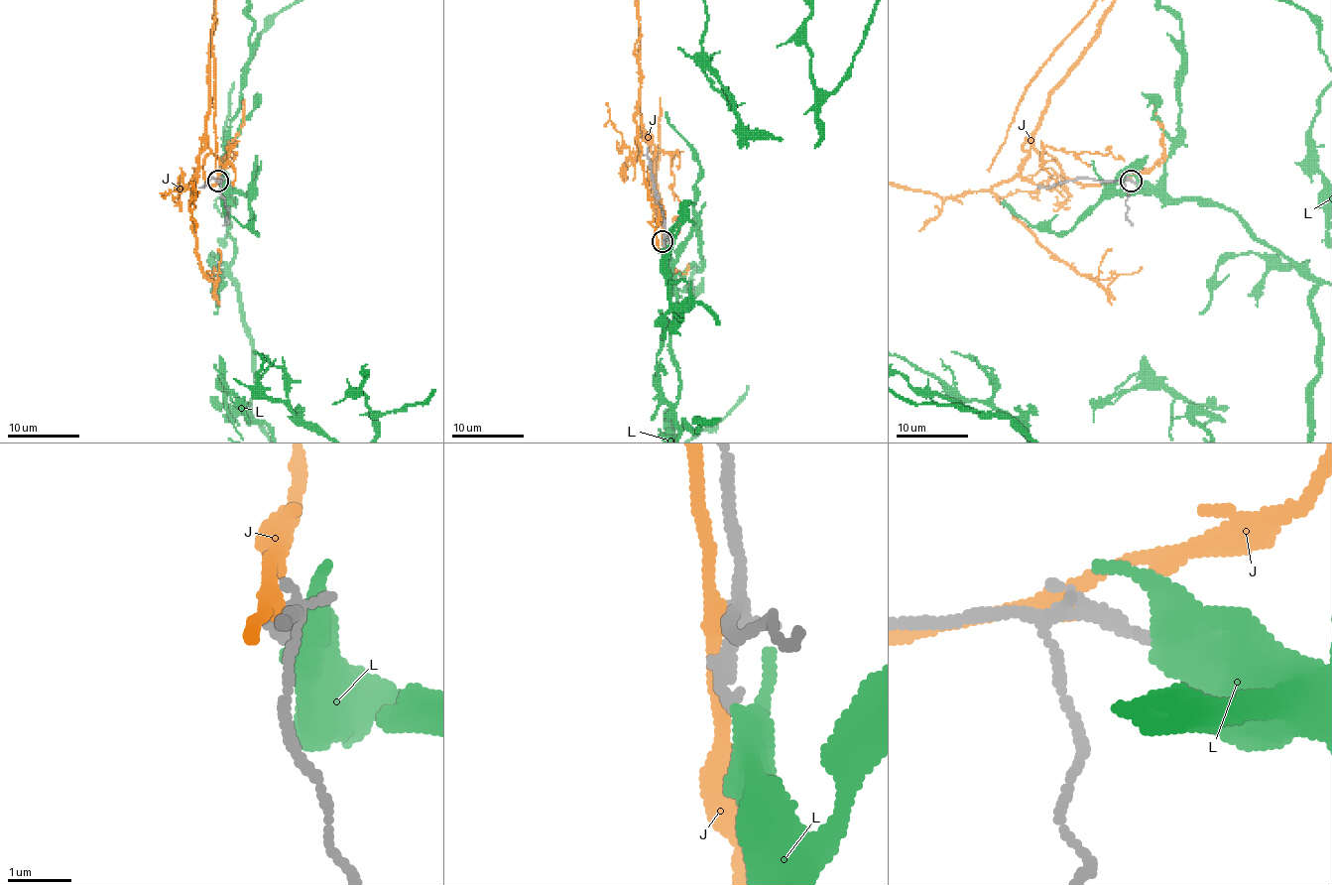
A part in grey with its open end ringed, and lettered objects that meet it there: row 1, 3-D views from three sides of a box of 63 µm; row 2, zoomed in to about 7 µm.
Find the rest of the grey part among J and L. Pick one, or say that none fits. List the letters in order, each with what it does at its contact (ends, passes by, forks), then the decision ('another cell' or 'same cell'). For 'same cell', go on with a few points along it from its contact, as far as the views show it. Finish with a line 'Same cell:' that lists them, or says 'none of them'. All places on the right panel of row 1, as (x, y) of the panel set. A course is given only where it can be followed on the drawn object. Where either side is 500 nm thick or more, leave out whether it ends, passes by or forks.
J: it passes by | another cell
L: it passes by | another cell
Same cell: none of them

